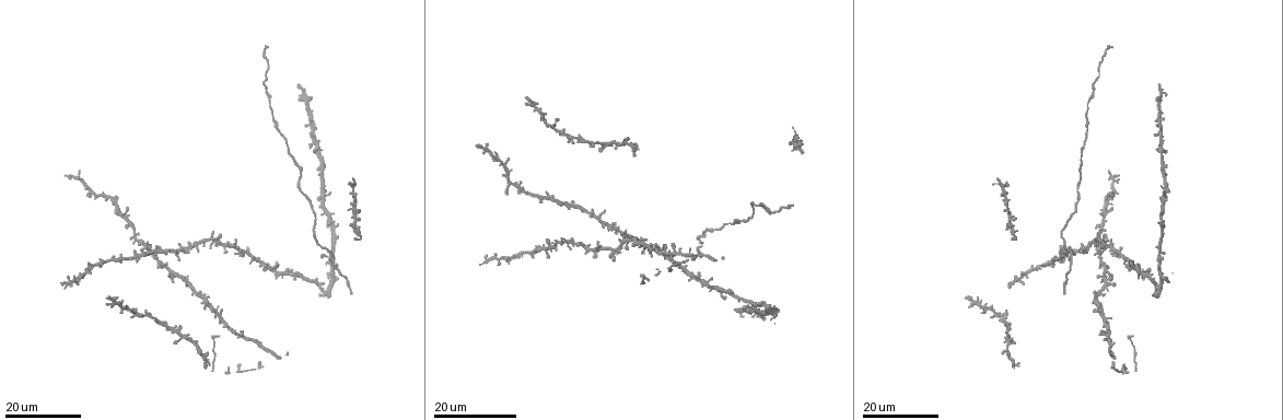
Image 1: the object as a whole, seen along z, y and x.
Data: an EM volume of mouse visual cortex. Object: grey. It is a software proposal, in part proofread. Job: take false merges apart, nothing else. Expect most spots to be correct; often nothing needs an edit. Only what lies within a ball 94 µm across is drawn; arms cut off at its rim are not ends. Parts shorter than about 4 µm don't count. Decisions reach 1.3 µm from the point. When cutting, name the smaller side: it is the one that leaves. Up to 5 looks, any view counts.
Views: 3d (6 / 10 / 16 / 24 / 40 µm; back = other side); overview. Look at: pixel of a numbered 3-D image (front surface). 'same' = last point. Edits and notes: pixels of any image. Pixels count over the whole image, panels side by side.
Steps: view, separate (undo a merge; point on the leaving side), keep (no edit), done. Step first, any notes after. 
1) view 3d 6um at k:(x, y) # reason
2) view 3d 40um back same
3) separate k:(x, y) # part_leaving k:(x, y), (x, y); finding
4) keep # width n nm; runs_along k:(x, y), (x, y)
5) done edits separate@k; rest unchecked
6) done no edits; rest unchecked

view 3d 24um at 1:(588, 247) # four or more arms meet

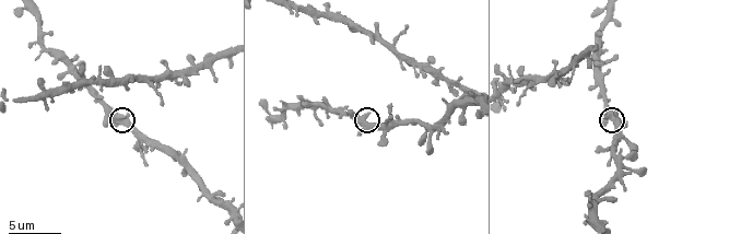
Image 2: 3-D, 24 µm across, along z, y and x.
view 3d 6um at 2:(362, 123) # closer look

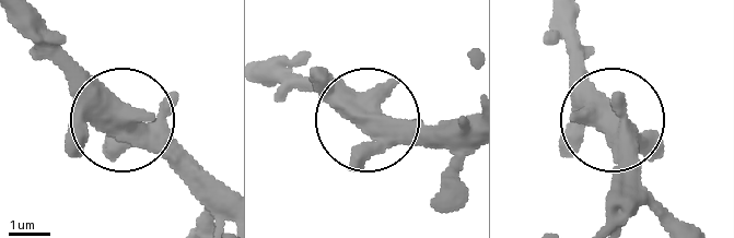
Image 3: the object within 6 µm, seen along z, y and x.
keep # width 460 nm; continuous, no second neuron

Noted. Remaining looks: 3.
view 3d 16um at 1:(180, 336) # four-way junction

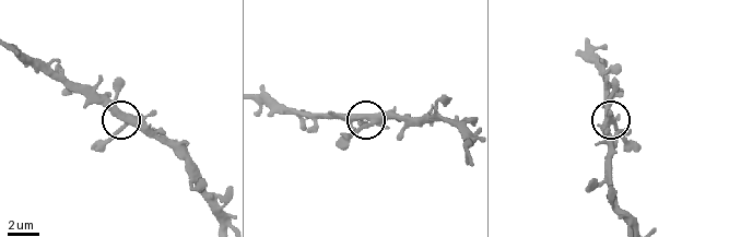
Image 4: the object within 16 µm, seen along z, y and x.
view 3d 6um at 4:(372, 123) # zoom in

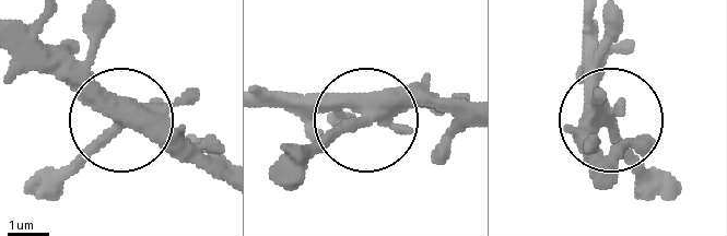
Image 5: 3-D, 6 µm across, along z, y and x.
keep # runs_along 5:(18, 21), (115, 122), (53, 192); all the same neuron

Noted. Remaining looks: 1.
done no edits; rest unchecked

